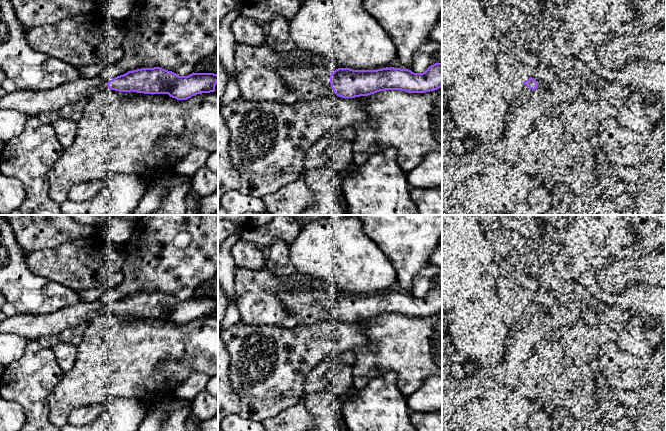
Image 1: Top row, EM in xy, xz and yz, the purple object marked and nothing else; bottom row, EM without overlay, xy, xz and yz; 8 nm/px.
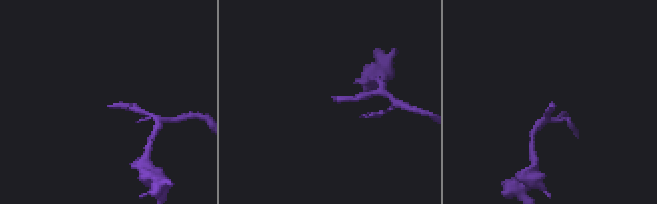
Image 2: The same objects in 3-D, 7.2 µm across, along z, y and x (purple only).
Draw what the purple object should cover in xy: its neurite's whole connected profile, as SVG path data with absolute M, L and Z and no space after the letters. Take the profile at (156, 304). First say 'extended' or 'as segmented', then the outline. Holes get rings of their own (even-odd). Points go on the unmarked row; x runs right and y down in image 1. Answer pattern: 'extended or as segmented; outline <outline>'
extended; outline M160 291L141 292L117 300L108 307L100 300L80 302L48 314L15 314L0 322L0 333L13 333L27 340L56 335L67 328L89 323L107 311L119 316L168 318L177 324L215 315L218 299L192 297L179 300Z

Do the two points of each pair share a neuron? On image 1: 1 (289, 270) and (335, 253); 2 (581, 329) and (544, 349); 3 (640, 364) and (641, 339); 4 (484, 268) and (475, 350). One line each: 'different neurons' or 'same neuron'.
1: different neurons
2: same neuron
3: different neurons
4: same neuron

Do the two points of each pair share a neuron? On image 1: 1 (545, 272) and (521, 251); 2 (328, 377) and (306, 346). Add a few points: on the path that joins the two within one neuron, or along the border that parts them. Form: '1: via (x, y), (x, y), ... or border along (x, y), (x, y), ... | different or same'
1: via (539, 269), (527, 257) | same
2: border along (339, 352), (331, 352), (320, 360), (304, 382) | different

